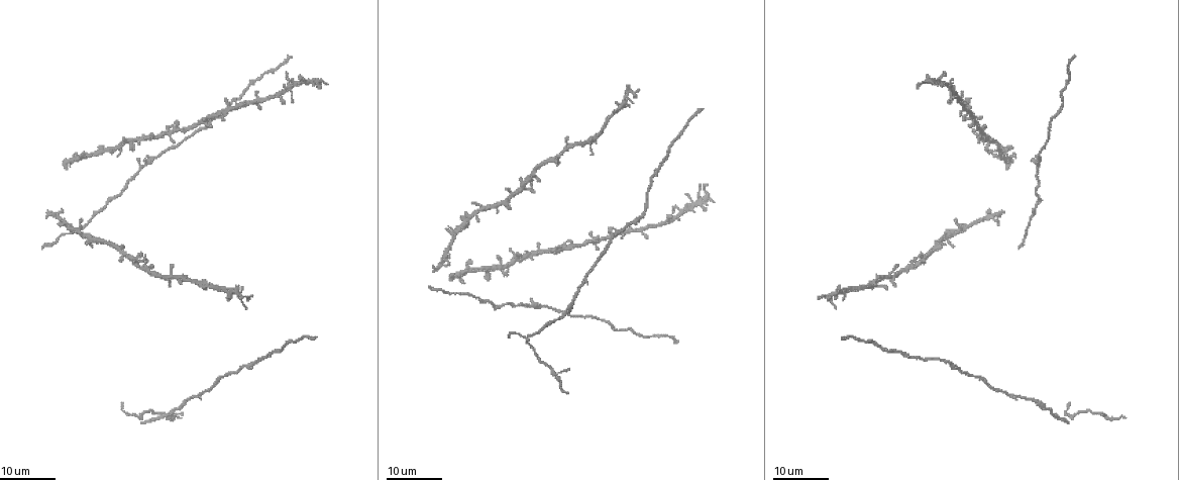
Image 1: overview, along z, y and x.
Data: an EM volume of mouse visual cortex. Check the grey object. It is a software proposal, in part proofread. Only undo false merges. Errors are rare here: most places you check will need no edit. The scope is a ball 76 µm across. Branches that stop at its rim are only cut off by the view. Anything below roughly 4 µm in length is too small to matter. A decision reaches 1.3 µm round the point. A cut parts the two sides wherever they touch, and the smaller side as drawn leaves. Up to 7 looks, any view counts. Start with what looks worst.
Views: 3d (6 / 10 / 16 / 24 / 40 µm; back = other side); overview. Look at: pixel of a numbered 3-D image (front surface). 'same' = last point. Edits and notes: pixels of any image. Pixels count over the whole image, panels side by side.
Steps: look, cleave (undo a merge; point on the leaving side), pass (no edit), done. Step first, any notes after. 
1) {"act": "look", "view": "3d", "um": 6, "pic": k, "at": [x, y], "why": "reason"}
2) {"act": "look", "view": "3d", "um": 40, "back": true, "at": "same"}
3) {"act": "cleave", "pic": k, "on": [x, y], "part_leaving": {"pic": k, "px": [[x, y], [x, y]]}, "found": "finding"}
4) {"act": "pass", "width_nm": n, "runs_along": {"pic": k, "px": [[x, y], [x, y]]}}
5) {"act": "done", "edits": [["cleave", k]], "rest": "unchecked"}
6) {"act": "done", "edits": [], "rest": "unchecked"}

{"act": "look", "view": "3d", "um": 24, "pic": 1, "at": [1038, 164]}

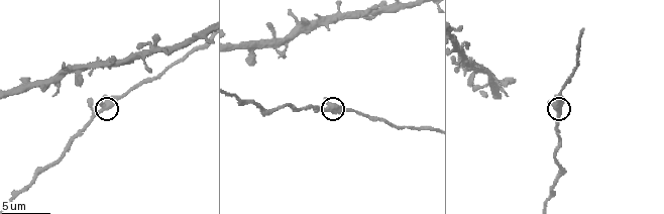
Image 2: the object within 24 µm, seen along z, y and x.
{"act": "look", "view": "3d", "um": 10, "pic": 2, "at": [561, 108]}

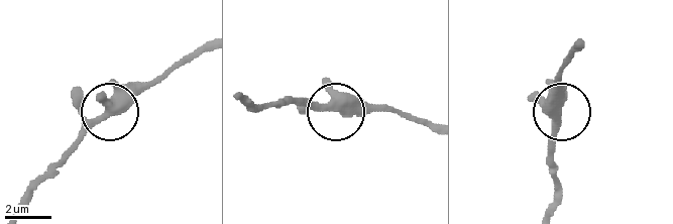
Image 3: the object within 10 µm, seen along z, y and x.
{"act": "pass", "found": "all the same neuron"}

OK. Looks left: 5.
{"act": "look", "view": "3d", "um": 24, "pic": 1, "at": [677, 136]}

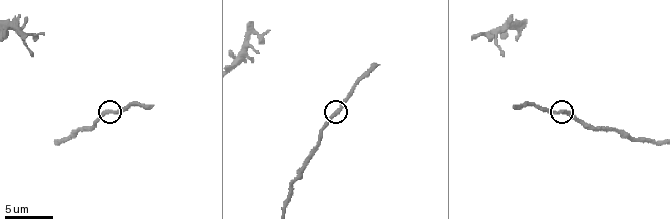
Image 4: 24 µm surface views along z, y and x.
{"act": "look", "view": "3d", "um": 10, "pic": 4, "at": [111, 111]}

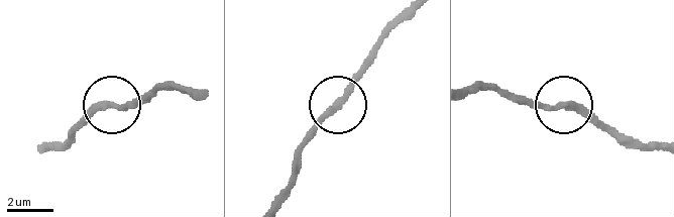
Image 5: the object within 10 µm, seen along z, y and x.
{"act": "pass", "side_arm_um": 7, "found": "one neuron here"}

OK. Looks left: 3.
{"act": "look", "view": "3d", "um": 16, "pic": 1, "at": [557, 154]}

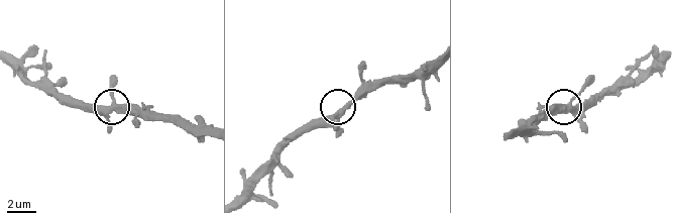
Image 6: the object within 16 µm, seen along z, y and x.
{"act": "look", "view": "3d", "um": 10, "pic": 6, "at": [114, 108], "why": "zoom in"}

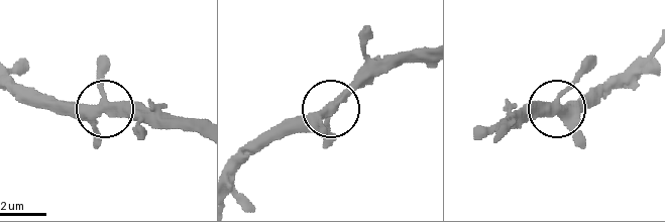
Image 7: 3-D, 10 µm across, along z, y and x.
{"act": "look", "view": "3d", "um": 10, "back": true, "pic": 7, "at": [330, 107]}

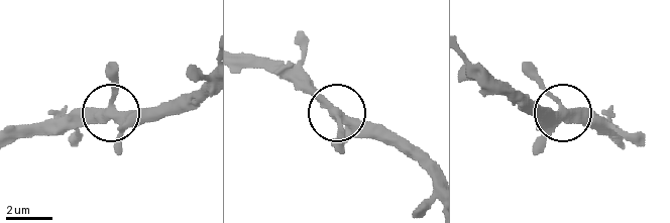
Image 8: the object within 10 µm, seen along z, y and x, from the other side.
{"act": "pass", "width_nm": 340, "found": "continuous, no second neuron"}

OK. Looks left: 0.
{"act": "done", "edits": [], "rest": "unchecked"}

